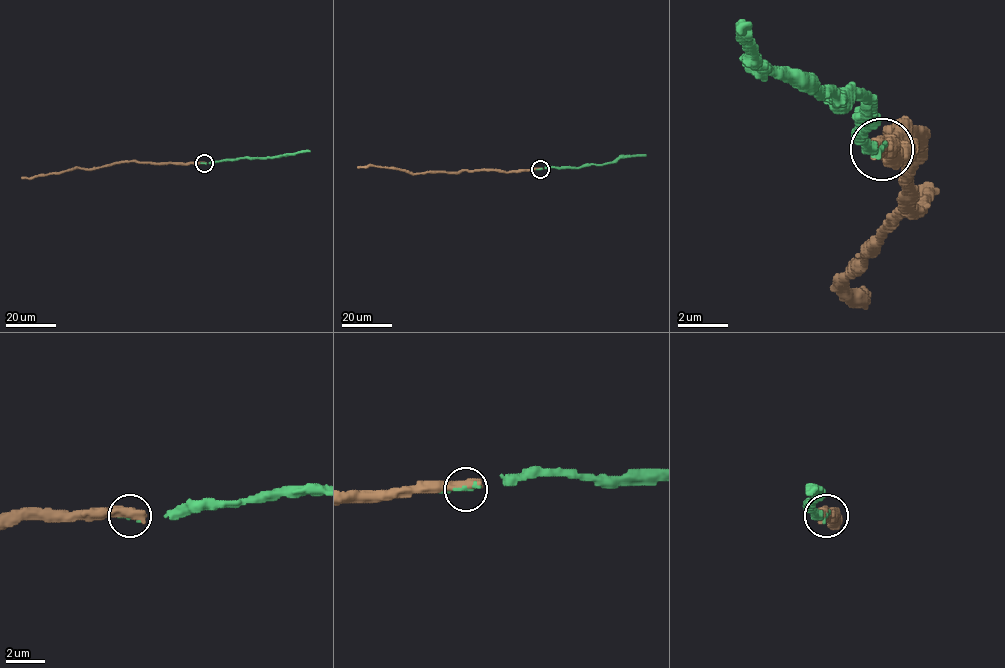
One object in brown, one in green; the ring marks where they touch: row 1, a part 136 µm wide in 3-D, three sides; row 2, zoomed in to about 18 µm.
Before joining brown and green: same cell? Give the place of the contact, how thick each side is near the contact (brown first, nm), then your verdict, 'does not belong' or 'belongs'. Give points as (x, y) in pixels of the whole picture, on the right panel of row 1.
place (881, 149); calibres 600 and 200 nm; belongs

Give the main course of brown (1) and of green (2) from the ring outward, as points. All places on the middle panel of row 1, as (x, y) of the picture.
1: (540, 169), (410, 173), (392, 167), (358, 168)
2: (540, 169), (603, 165), (620, 158), (646, 155)

